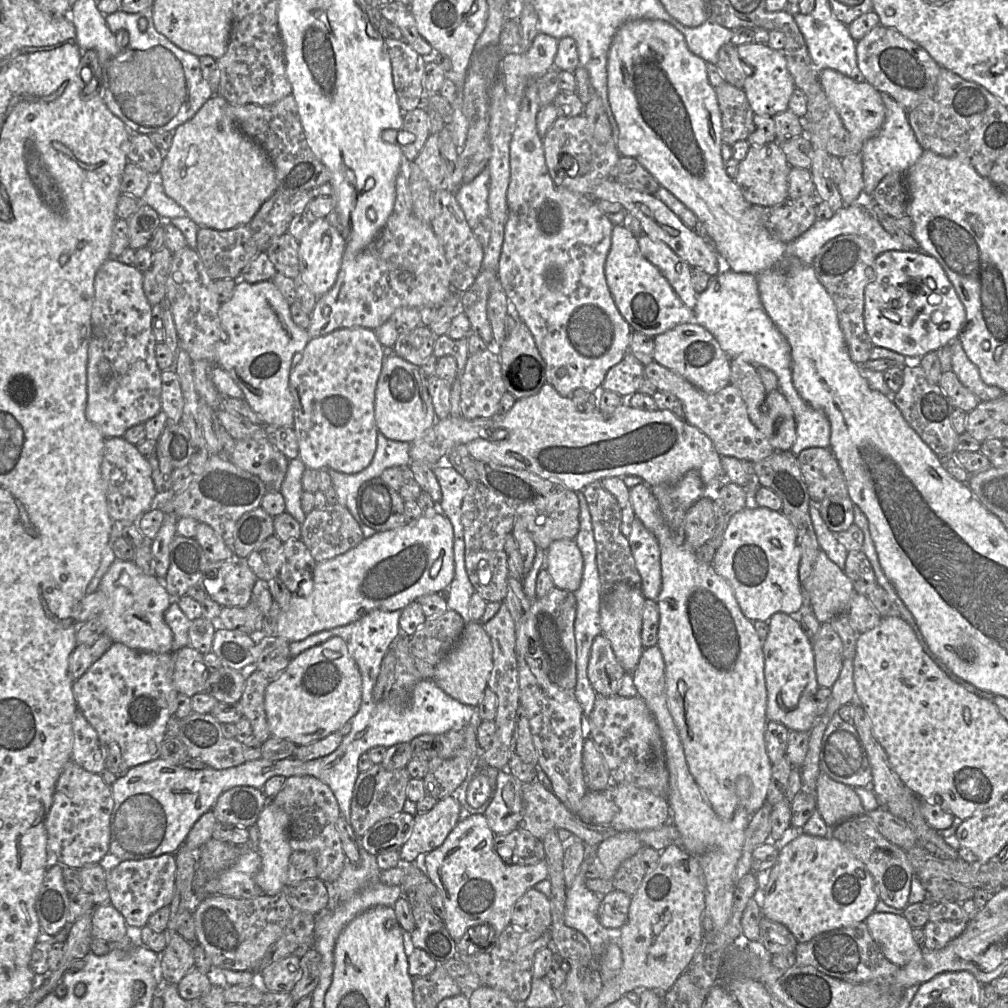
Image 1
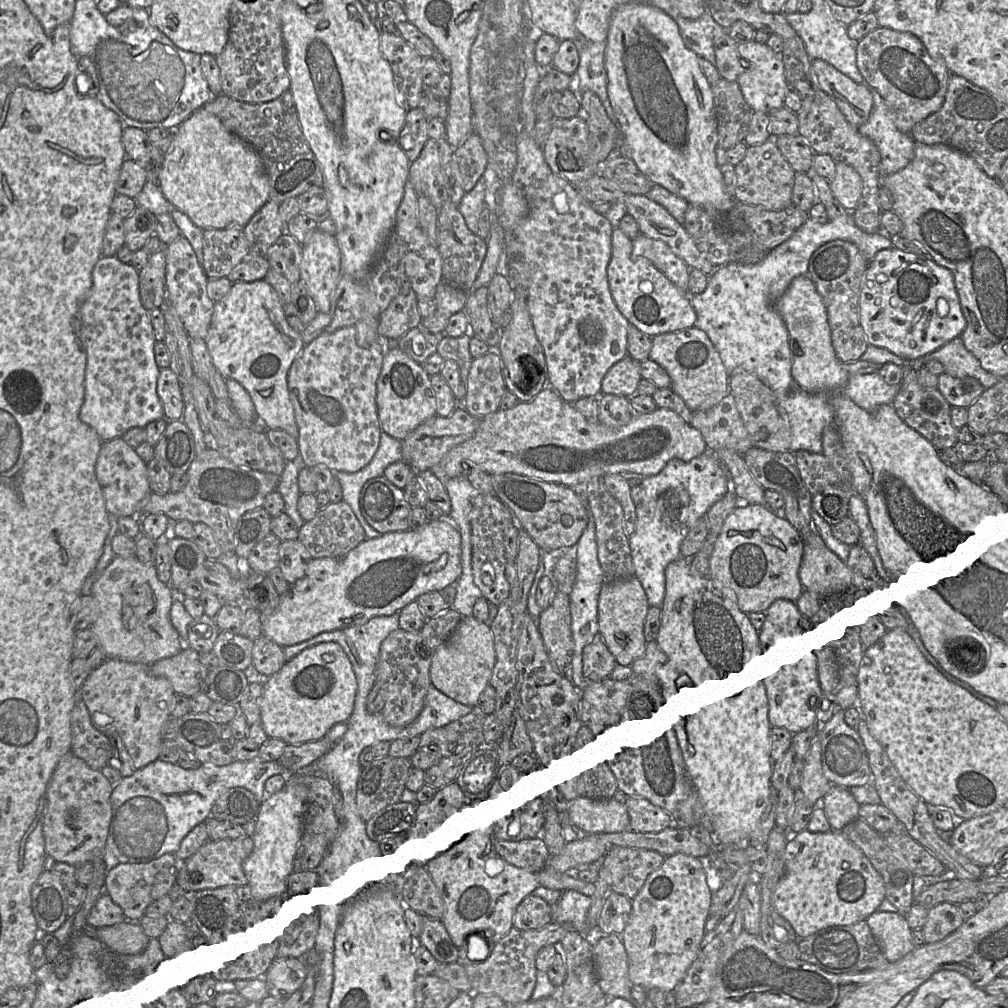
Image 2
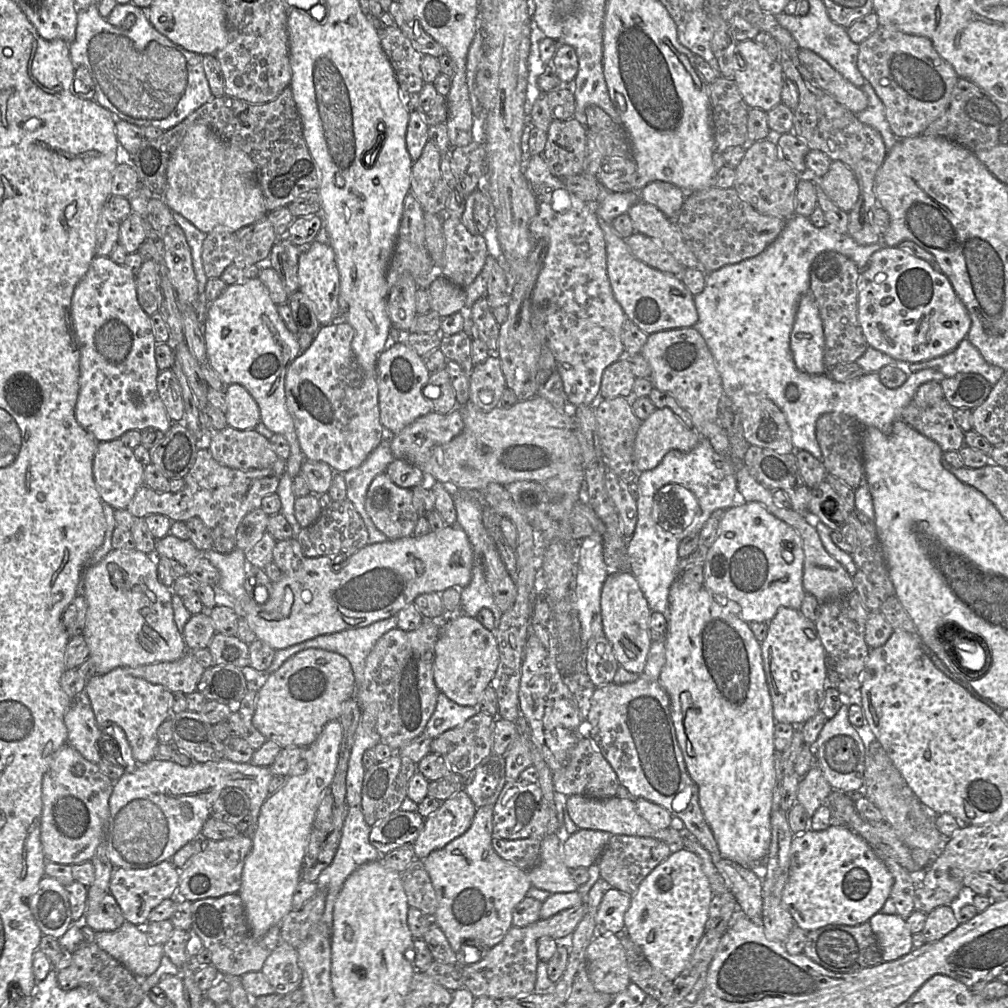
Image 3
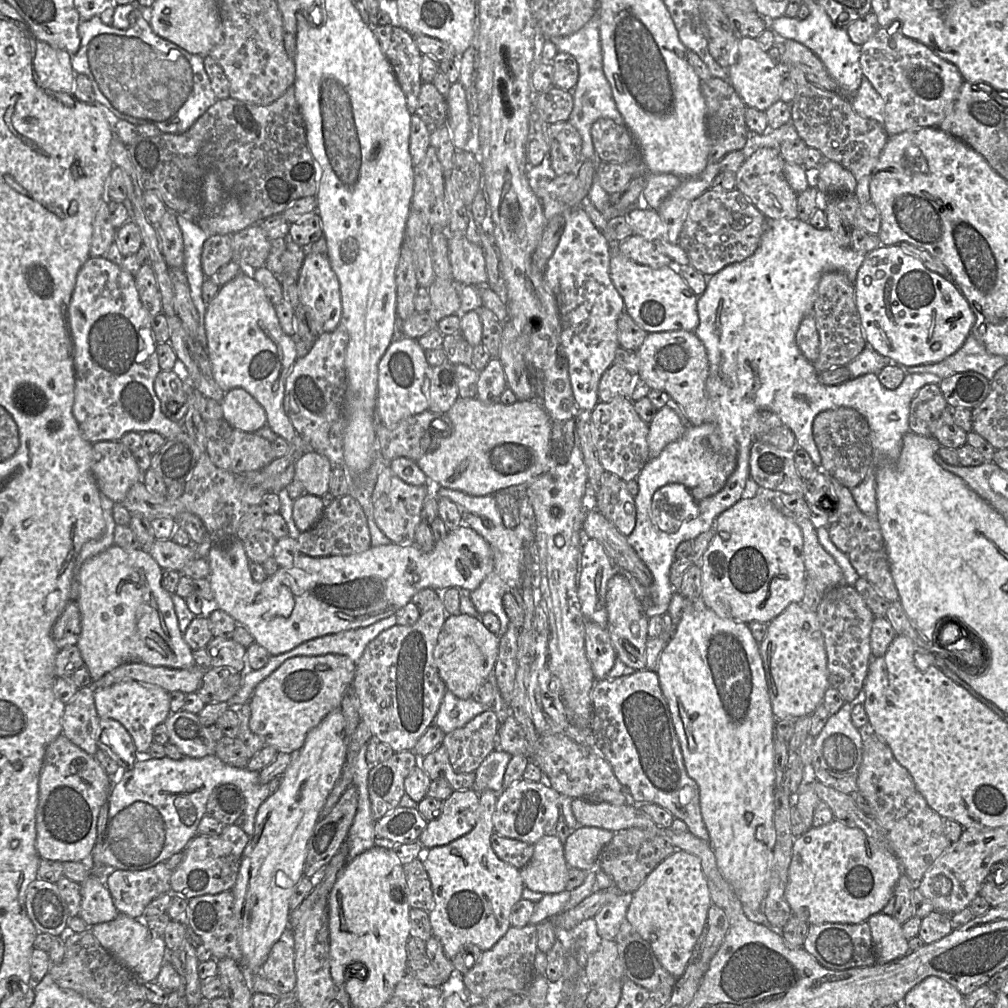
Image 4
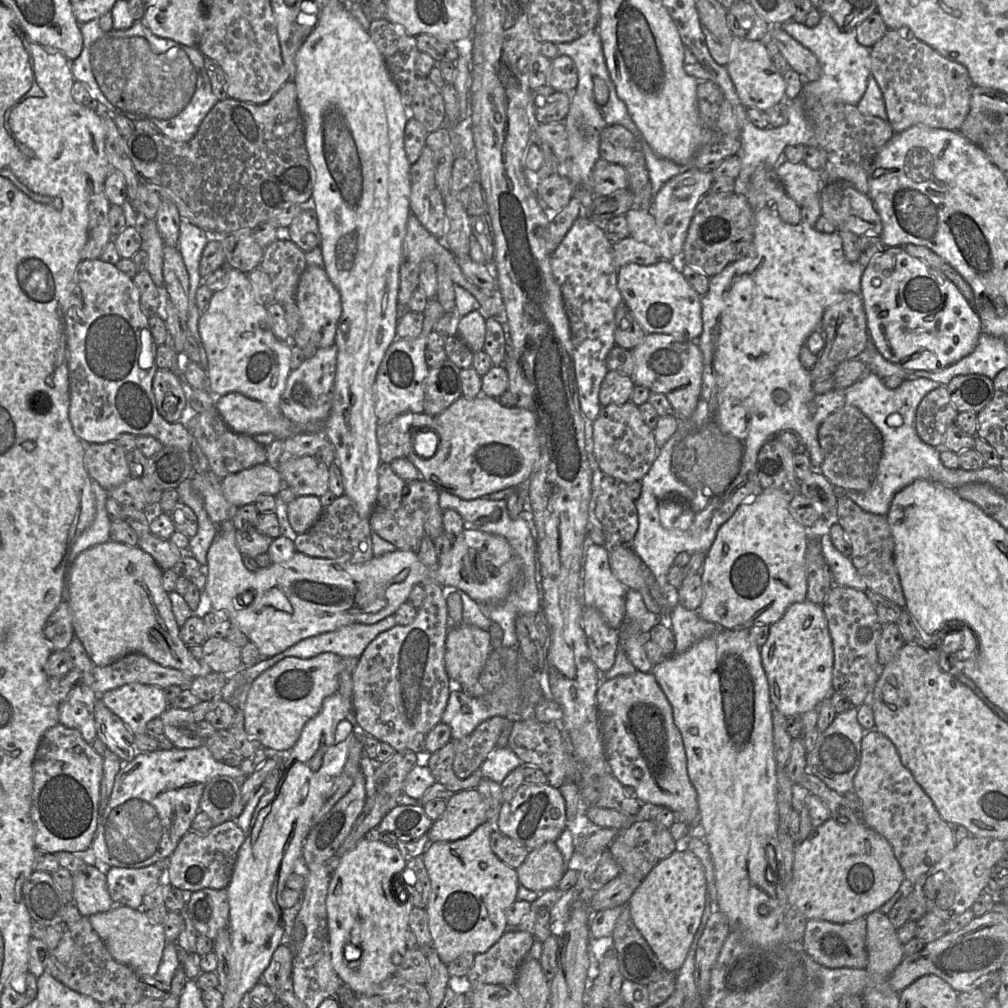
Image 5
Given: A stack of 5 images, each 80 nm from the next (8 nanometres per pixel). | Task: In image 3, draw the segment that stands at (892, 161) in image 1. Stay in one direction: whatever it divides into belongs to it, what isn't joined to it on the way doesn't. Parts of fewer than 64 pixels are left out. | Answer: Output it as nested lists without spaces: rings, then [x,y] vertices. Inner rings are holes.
[[[867,81],[861,86],[861,89],[868,97],[868,106],[866,109],[855,115],[861,123],[874,128],[880,133],[888,152],[896,144],[898,139],[893,134],[886,119],[884,104],[877,96],[871,84]]]

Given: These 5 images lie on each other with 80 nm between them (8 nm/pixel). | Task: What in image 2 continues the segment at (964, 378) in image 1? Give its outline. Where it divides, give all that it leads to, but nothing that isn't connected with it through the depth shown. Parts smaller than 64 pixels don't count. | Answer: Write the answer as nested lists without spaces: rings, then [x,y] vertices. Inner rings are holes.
[[[961,337],[954,338],[936,351],[916,360],[907,361],[908,367],[920,369],[931,360],[937,360],[944,366],[945,373],[955,378],[973,377],[980,381],[986,389],[998,383],[1001,377],[993,375],[982,368],[980,361],[966,349]]]

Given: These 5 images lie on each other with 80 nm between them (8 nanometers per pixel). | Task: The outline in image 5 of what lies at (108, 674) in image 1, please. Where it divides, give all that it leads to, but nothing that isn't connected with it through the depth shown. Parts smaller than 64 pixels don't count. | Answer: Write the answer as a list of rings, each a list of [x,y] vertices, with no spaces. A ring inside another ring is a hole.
[[[139,683],[106,692],[99,700],[127,725],[134,737],[146,734],[146,725],[168,708],[164,690]]]

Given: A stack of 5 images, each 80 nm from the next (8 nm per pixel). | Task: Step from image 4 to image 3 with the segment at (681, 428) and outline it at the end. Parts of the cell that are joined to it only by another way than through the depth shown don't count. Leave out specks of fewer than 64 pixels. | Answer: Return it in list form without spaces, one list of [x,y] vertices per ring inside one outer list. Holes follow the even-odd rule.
[[[656,408],[638,429],[633,462],[641,471],[655,468],[670,450],[690,452],[699,440],[699,433],[689,429],[670,408]]]

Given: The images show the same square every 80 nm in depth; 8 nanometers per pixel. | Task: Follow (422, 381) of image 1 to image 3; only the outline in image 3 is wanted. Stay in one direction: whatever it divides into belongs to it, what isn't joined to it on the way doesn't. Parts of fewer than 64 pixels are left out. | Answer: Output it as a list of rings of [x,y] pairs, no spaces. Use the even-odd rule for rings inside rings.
[[[396,342],[380,353],[377,360],[378,402],[380,421],[387,431],[396,435],[417,418],[433,411],[432,401],[424,396],[429,377],[423,358],[404,342]]]

